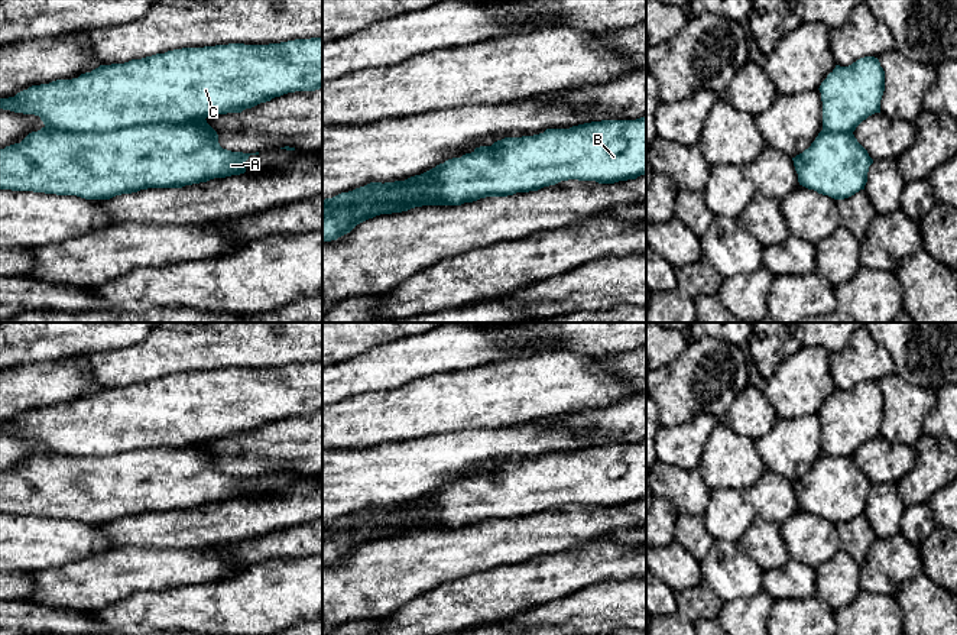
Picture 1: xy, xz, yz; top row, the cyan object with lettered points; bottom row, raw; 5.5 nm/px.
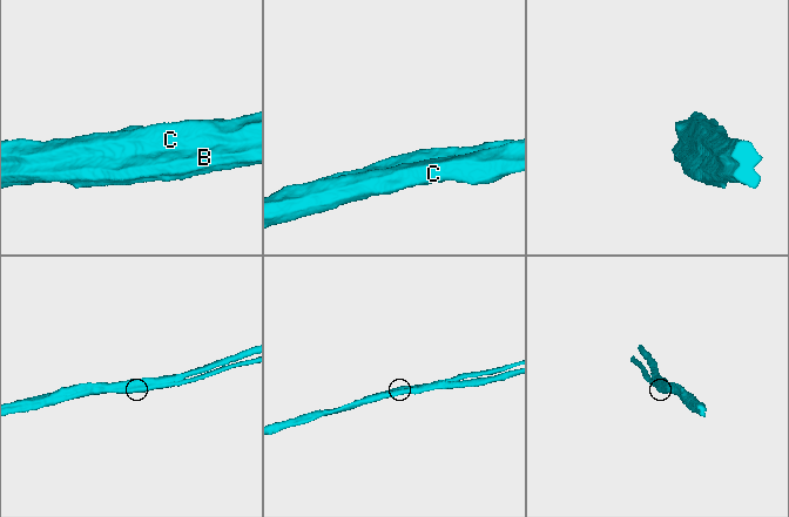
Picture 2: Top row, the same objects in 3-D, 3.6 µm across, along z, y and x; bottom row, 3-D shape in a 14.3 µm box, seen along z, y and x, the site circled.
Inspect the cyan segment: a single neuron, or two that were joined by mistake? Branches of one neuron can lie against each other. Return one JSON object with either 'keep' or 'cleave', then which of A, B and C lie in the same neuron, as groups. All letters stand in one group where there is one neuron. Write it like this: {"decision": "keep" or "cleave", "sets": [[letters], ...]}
{"decision": "cleave", "sets": [["A", "B"], ["C"]]}

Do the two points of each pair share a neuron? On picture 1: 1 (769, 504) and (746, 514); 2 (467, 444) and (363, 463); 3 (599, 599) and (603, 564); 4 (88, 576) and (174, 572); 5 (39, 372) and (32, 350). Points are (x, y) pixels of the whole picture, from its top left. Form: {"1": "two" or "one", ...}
{"1": "two", "2": "one", "3": "two", "4": "one", "5": "two"}

